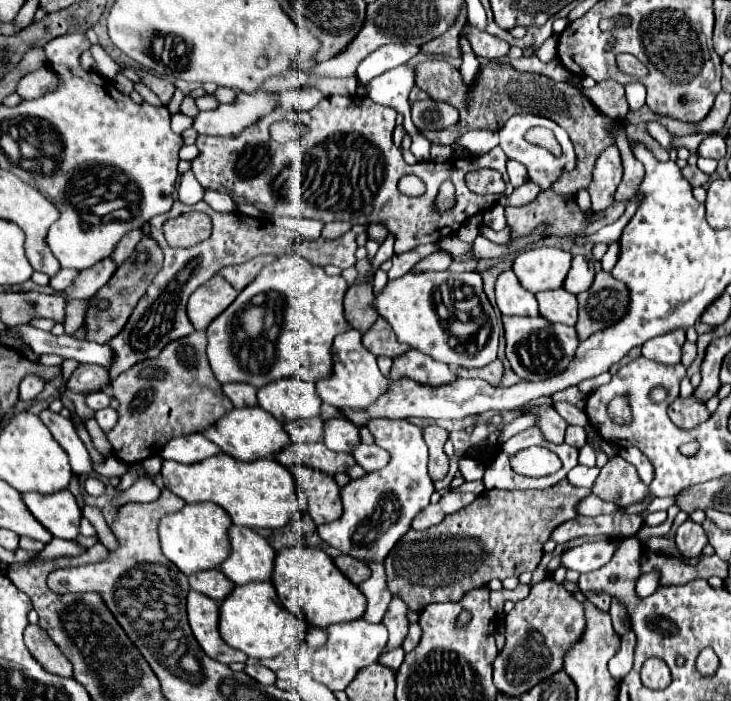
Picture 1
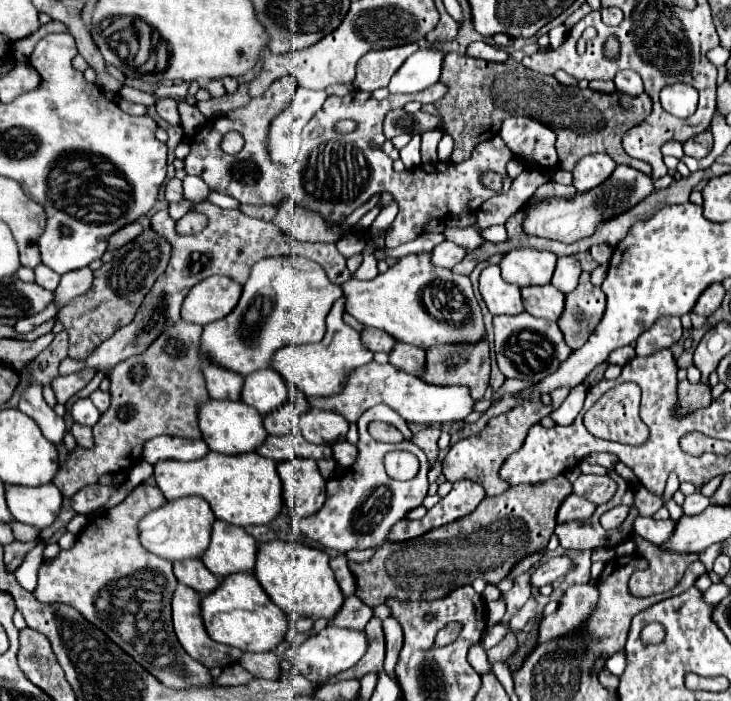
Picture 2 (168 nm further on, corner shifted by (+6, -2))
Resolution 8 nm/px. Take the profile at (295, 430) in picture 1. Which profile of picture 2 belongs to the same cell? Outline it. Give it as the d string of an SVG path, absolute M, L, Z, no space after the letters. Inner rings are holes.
M293 402L289 406L283 406L277 410L277 414L269 414L269 418L263 418L263 424L271 436L281 436L281 434L299 434L299 412Z

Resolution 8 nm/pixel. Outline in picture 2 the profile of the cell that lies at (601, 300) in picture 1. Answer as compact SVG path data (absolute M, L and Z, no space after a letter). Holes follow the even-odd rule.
M583 272L579 278L579 286L567 294L565 312L557 322L561 332L565 334L567 346L571 350L581 348L587 342L591 332L597 328L605 314L605 294L601 288L591 284L589 272Z

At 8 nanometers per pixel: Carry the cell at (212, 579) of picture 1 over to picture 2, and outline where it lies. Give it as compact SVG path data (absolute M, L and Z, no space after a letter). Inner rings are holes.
M201 560L177 562L177 564L173 564L173 572L181 584L193 588L201 596L207 596L209 592L217 590L217 586L219 586L219 578L213 576Z

